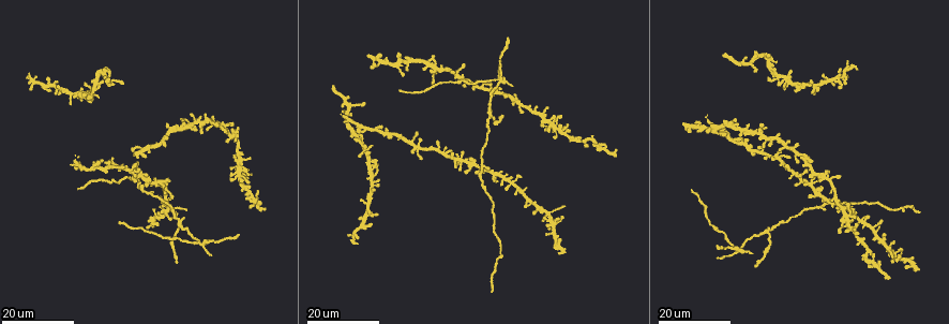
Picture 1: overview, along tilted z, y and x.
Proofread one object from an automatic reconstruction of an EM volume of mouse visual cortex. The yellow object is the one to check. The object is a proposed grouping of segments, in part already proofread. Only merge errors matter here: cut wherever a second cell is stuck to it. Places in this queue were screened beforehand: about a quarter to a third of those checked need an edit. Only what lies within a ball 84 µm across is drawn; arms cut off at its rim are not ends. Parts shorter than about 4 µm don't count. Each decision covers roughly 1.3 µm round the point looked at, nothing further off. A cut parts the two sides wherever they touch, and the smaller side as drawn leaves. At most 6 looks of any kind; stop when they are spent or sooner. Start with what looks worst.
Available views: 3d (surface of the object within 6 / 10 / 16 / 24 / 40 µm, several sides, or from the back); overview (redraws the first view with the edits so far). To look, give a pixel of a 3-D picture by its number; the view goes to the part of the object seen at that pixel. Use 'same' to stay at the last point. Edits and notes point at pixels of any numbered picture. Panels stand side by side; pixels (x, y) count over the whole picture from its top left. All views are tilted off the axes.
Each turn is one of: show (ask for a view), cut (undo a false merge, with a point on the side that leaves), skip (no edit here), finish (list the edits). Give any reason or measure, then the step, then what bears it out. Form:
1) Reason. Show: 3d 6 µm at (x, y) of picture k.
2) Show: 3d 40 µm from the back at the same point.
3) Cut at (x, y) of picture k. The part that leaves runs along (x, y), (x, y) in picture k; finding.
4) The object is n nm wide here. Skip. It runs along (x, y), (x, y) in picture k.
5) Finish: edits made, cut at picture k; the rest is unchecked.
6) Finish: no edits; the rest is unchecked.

Thin arm on a thick one. Show: 3d 16 µm at (769, 233) of picture 1.

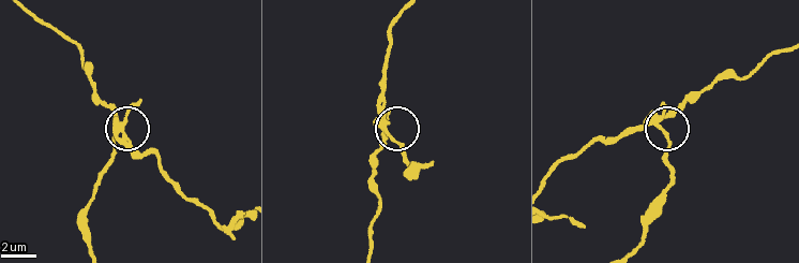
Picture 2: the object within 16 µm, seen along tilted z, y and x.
Show: 3d 6 µm at (386, 129) of picture 2.

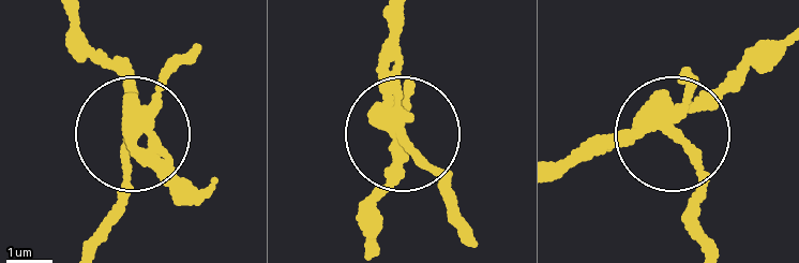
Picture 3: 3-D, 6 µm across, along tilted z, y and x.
The object is 260 nm wide here. Cut at (183, 55) of picture 3. The part that leaves runs along (142, 121), (99, 242) in picture 3; a second cell is stuck on.

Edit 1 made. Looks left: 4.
Show: overview.

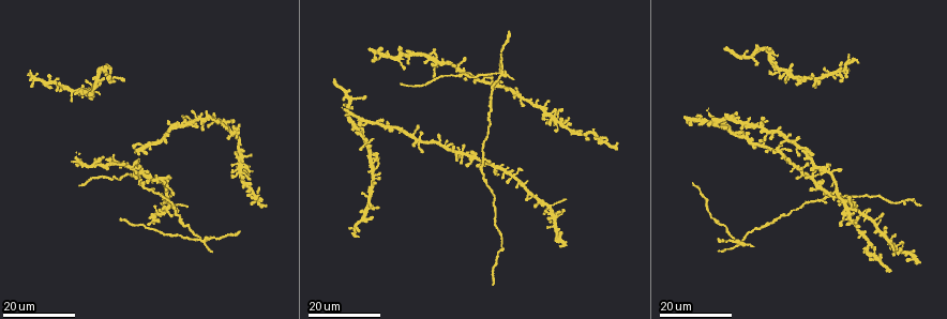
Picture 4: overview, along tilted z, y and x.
Looks like a crossing. Show: 3d 16 µm at (203, 241) of picture 4.

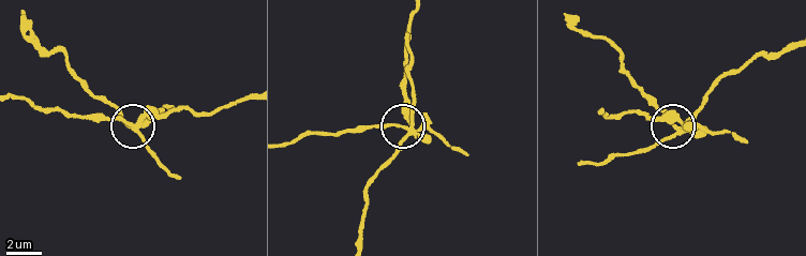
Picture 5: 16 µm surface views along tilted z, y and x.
Show: 3d 6 µm at (138, 123) of picture 5.

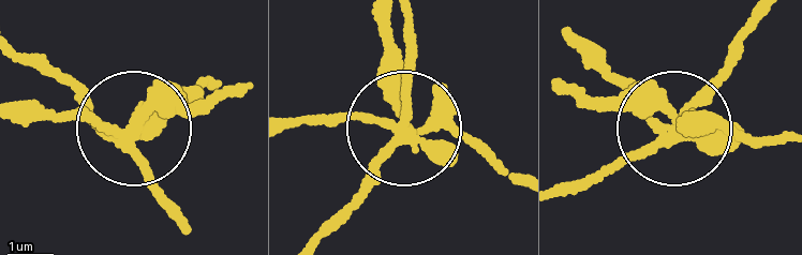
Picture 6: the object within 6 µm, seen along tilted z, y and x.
Show: 3d 6 µm from the back at (407, 130) of picture 6.

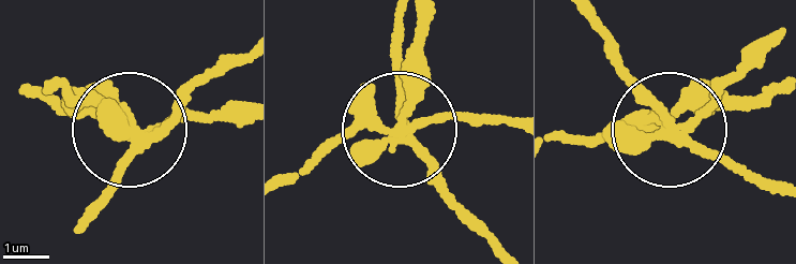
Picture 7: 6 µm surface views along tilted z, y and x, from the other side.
The object is 260 nm wide here. Cut at (405, 75) of picture 7. The part that leaves runs along (670, 131), (768, 43) in picture 7; a second cell is stuck on.

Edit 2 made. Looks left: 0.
Finish: edits made, cut at picture 3, cut at picture 7; the rest is unchecked.

